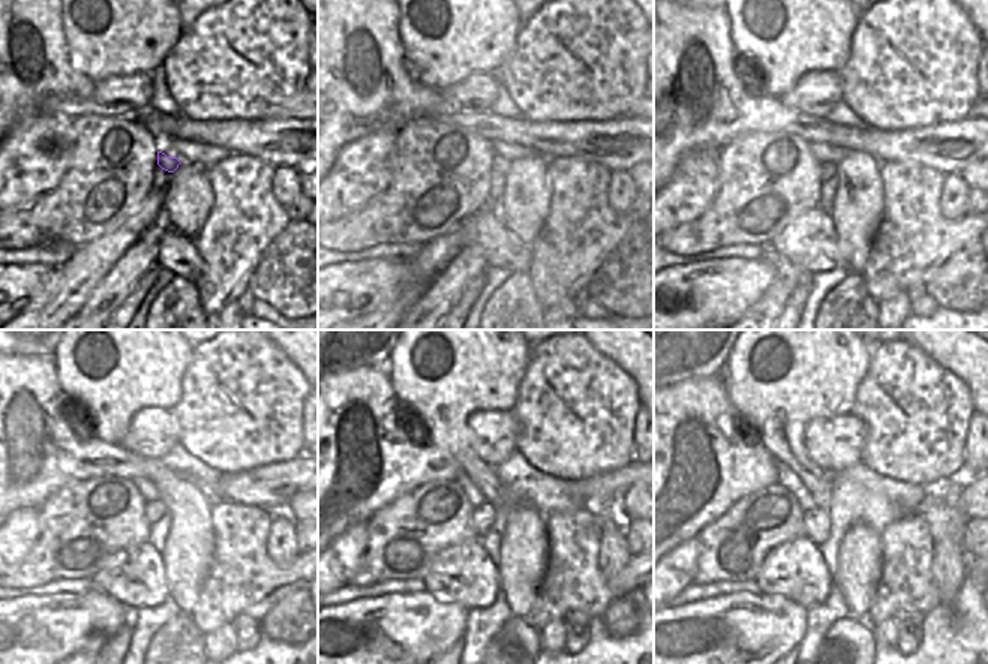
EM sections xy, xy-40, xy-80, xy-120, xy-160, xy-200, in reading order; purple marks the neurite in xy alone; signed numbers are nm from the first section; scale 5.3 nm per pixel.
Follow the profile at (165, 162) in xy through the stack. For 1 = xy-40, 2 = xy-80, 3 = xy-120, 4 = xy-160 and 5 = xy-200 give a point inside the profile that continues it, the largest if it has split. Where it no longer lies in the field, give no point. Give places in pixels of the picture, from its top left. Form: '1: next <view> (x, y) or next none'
1: next xy-40 (499, 164)
2: next xy-80 (828, 171)
3: next xy-120 (155, 510)
4: next xy-160 (485, 514)
5: next xy-200 (816, 520)

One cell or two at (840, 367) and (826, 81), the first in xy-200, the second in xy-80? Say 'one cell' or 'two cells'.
two cells

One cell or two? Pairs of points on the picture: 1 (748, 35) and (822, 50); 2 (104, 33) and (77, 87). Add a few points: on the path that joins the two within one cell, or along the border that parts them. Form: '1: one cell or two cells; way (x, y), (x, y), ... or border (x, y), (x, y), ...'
1: one cell; way (766, 41), (804, 41)
2: two cells; border (66, 44), (75, 66), (93, 83)

